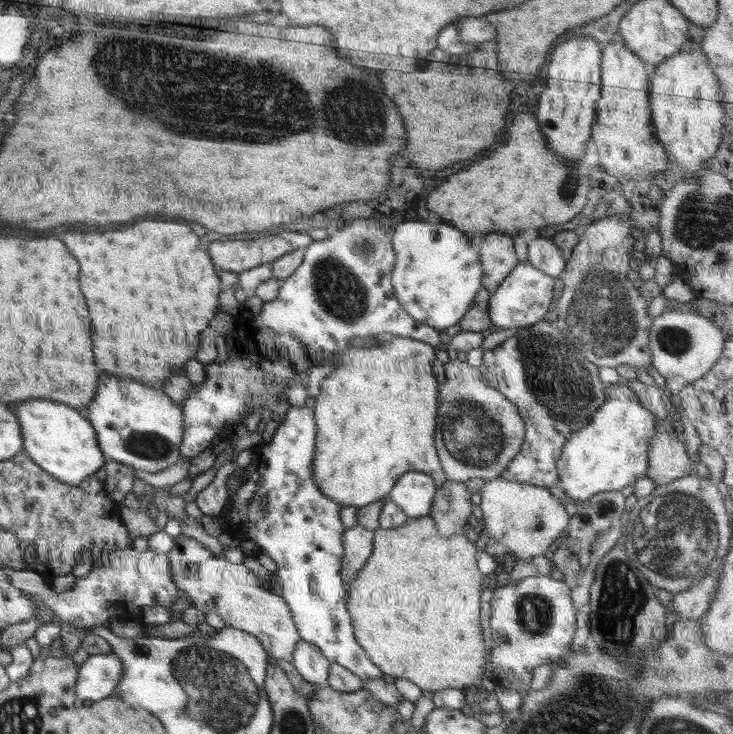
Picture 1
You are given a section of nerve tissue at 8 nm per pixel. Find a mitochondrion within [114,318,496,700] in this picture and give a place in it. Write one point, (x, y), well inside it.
(147, 444)

